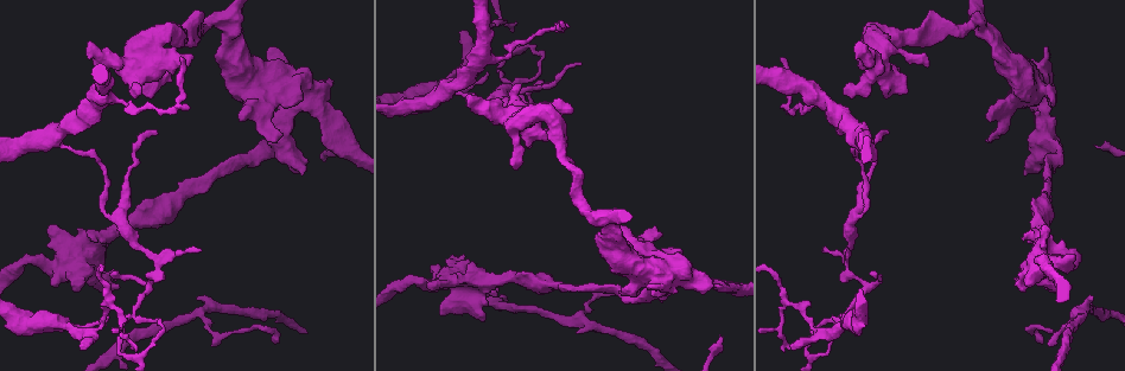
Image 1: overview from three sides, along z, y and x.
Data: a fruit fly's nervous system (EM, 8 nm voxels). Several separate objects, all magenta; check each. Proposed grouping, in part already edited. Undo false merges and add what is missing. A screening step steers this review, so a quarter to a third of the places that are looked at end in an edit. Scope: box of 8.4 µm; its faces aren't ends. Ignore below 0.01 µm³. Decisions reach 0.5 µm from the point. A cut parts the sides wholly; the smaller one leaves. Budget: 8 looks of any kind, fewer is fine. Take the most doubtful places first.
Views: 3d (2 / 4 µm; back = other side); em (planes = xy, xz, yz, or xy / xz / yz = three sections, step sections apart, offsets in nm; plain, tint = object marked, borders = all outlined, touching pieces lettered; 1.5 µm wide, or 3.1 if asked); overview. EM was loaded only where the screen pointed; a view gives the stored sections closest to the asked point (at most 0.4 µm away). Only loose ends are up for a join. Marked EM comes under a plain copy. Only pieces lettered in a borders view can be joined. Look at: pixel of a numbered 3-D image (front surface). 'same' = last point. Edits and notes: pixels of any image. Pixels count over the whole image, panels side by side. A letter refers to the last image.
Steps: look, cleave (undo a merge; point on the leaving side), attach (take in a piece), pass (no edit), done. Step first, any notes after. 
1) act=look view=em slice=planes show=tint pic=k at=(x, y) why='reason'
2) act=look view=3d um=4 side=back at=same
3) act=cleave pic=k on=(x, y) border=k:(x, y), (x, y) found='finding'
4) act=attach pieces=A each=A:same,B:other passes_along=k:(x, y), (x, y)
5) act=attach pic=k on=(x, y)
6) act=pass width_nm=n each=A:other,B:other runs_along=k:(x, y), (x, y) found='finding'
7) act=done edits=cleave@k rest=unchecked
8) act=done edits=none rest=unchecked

act=look view=3d um=4 pic=1 at=(194, 58) why='stops while still wide'

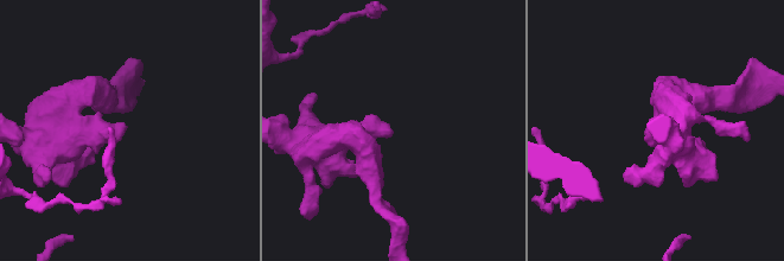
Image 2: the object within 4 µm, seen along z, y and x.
act=look view=em slice=yz step=8 show=tint pic=2 at=(125, 124)

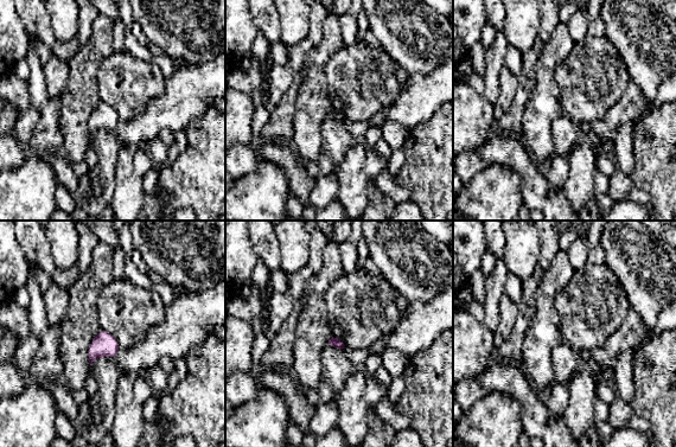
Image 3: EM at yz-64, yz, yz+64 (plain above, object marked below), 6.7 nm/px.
act=look view=em slice=planes show=borders at=same why='another direction'

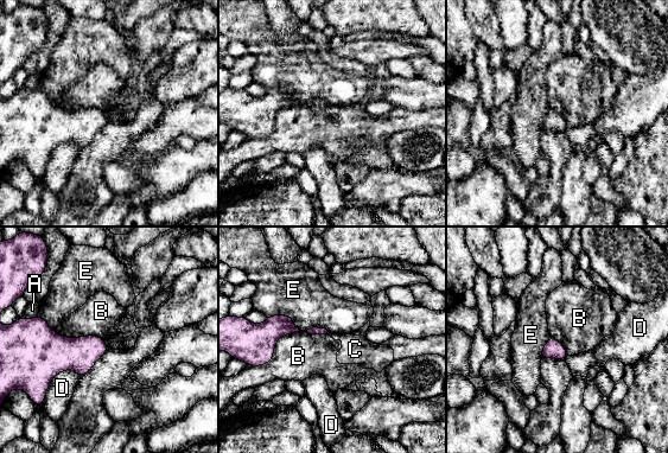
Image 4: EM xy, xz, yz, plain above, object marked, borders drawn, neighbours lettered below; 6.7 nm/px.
act=pass longest_contact=B:550nm each=A:other,B:other,C:other,D:other,E:other border=4:(267, 317), (329, 331) found='no lettered piece goes on from it'

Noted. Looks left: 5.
act=look view=em slice=xz step=8 show=borders pic=1 at=(461, 33)

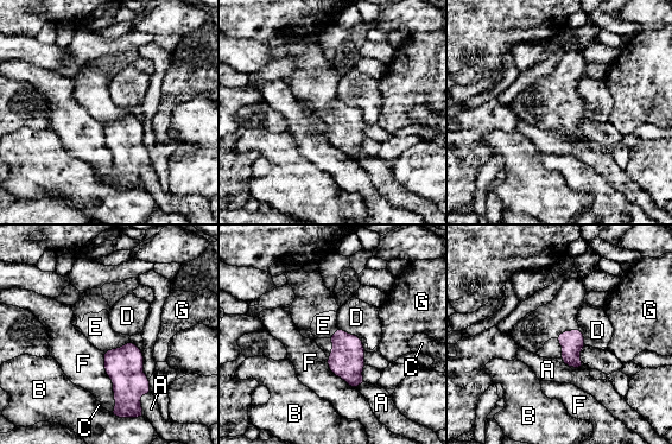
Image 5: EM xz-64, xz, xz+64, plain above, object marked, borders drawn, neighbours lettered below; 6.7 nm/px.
act=pass each=A:other,B:other,C:other,D:other,E:other,F:other,G:other border=5:(130, 340), (120, 347), (103, 351) found='none of them fits'

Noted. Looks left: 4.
act=look view=em slice=yz step=4 show=tint pic=1 at=(274, 342) why='thin end'

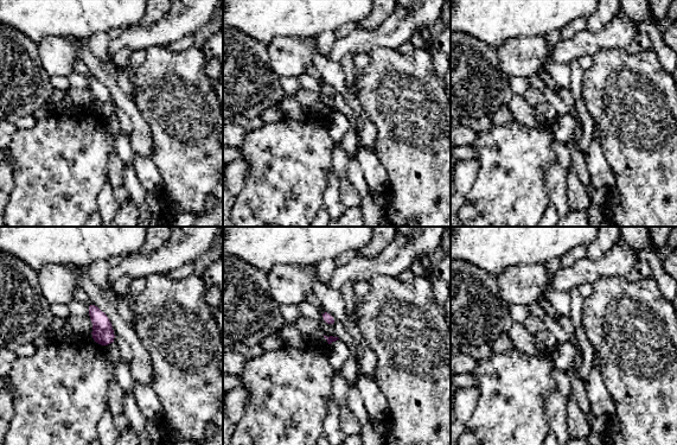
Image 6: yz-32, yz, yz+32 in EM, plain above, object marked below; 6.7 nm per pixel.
act=look view=em slice=planes show=borders at=same why='another direction'

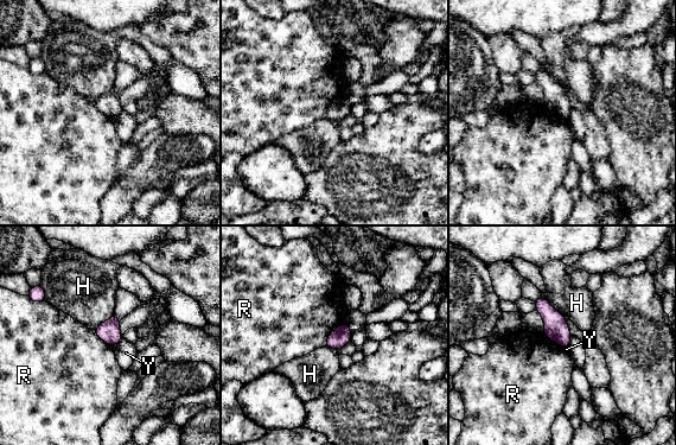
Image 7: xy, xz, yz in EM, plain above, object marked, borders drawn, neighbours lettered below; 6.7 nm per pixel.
act=pass each=H:other,R:other,Y:other border=7:(345, 322), (329, 335), (325, 345) found='none of them fits'

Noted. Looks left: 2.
act=done edits=none rest=unchecked

